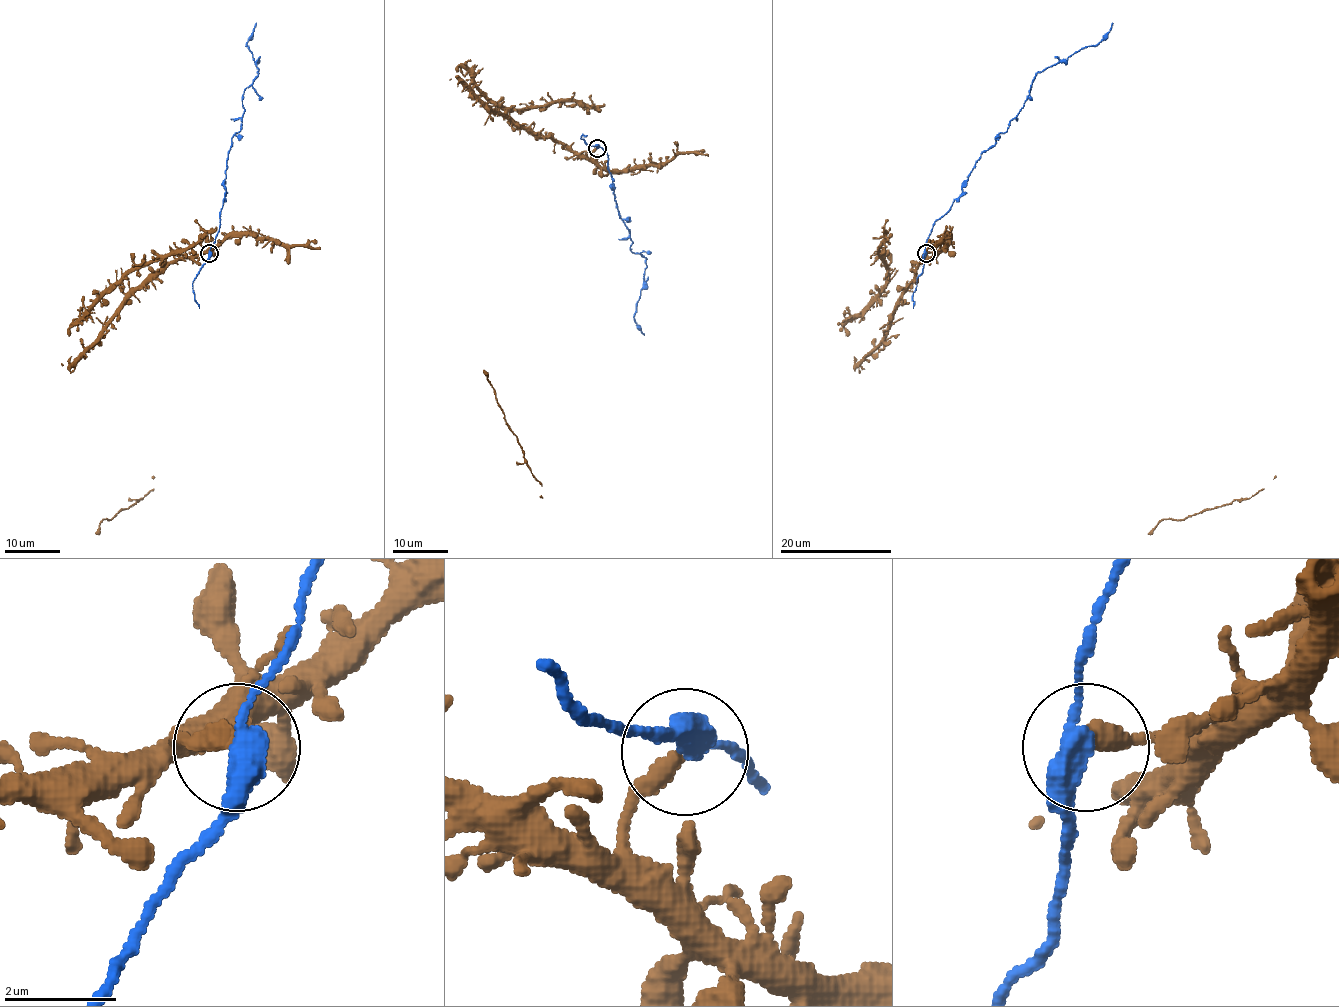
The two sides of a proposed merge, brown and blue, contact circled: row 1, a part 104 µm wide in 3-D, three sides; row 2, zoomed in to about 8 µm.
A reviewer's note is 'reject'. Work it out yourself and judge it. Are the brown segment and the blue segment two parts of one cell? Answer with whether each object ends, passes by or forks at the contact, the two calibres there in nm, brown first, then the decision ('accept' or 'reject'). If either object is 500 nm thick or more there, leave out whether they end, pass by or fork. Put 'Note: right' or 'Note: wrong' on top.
Note: wrong
brown ends | blue passes by | 360/400 nm | accept

